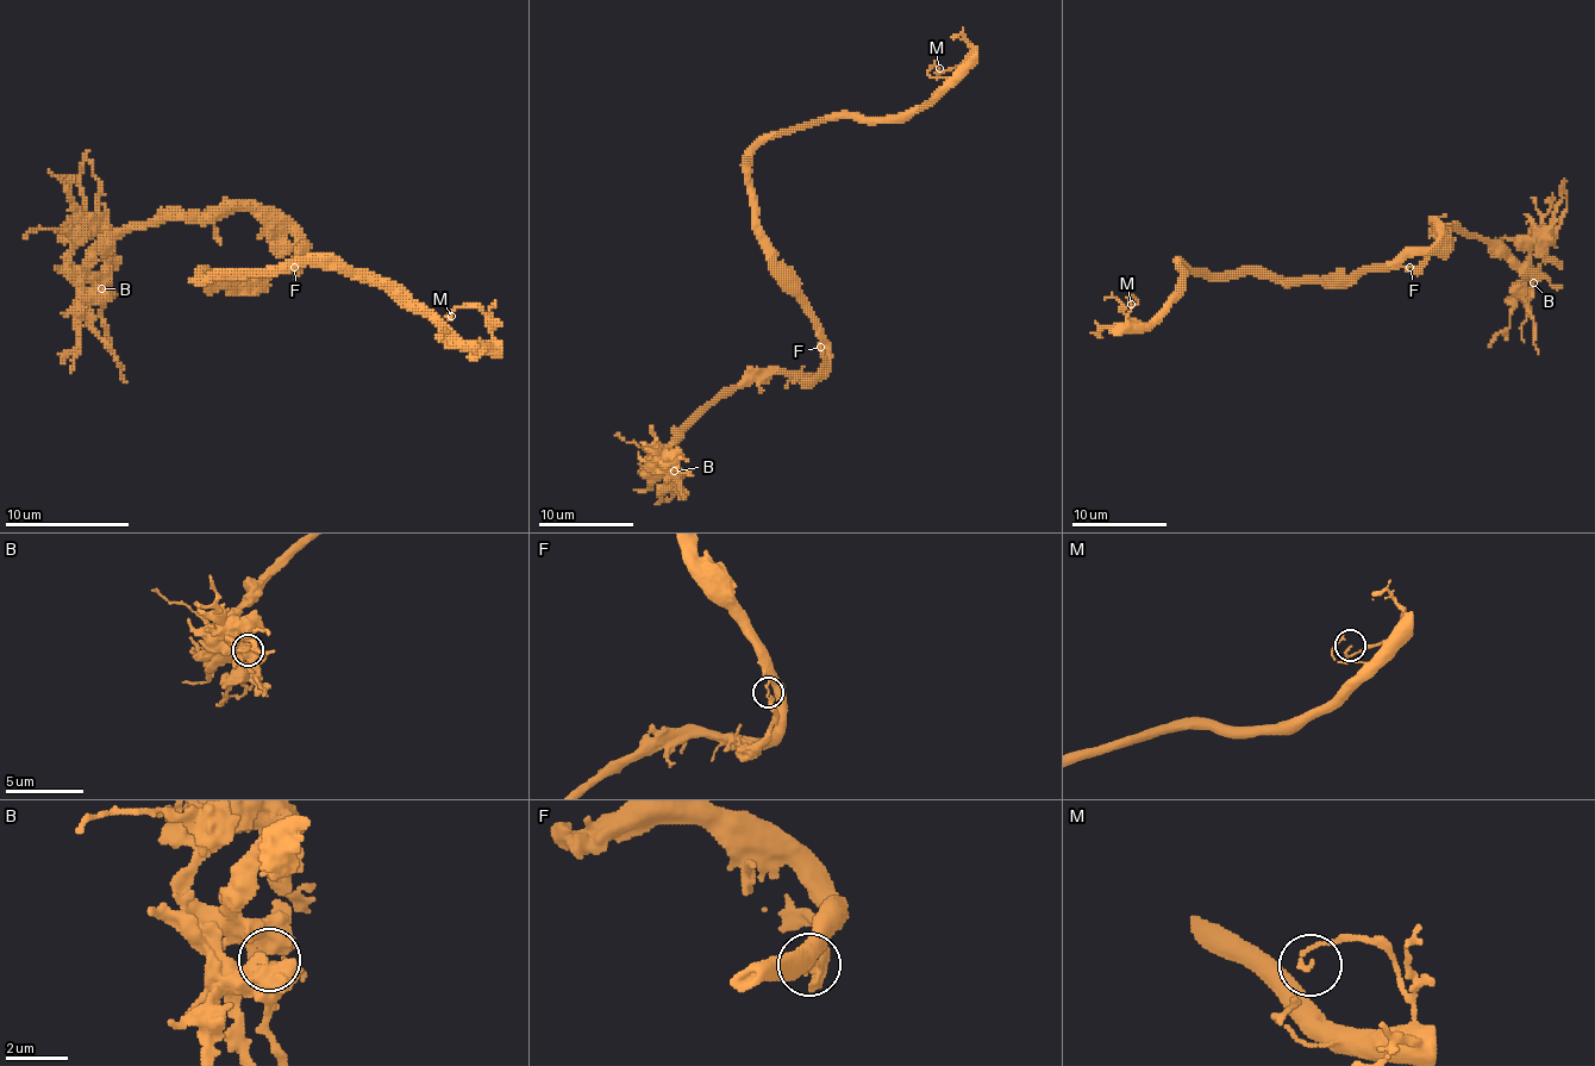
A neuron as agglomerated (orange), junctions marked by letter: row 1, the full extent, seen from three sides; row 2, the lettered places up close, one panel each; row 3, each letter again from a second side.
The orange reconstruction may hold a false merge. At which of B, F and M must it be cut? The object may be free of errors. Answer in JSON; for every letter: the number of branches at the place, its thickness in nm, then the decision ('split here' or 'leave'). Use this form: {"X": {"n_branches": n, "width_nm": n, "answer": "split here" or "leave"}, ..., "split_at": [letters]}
{"B": {"n_branches": 2, "width_nm": 550, "answer": "leave"}, "F": {"n_branches": 2, "width_nm": 150, "answer": "split here"}, "M": {"n_branches": 2, "width_nm": 90, "answer": "leave"}, "split_at": ["F"]}

